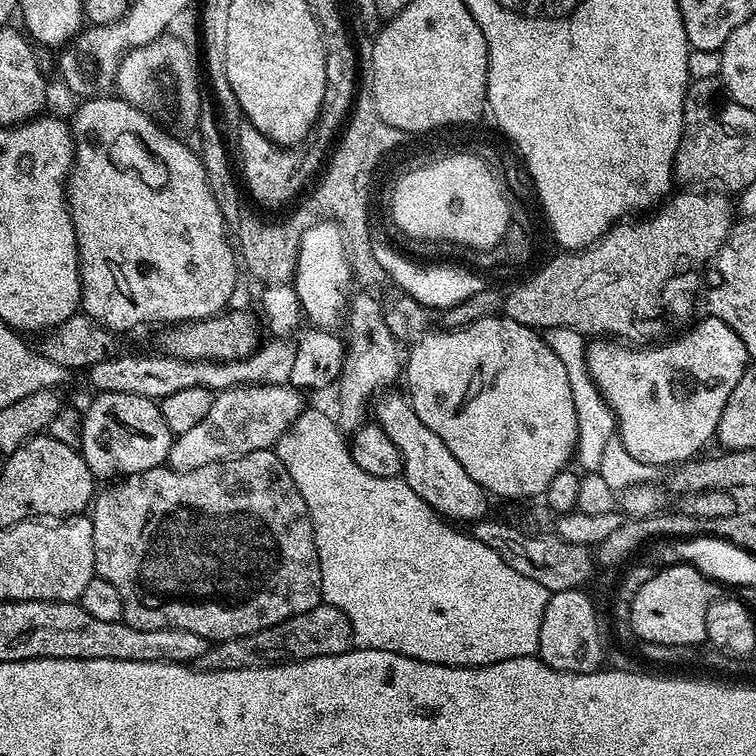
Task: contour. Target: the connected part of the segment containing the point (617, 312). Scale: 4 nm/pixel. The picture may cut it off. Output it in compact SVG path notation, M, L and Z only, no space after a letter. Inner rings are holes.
M680 190L675 194L669 195L655 210L649 211L647 214L641 215L639 218L625 218L612 225L595 244L587 245L579 250L564 250L553 258L549 264L544 264L529 280L524 280L512 293L504 296L503 315L511 318L514 322L522 322L522 326L527 328L535 328L543 330L548 327L569 327L571 330L578 331L585 338L615 338L620 342L631 342L636 346L651 346L657 342L663 341L665 338L671 337L677 329L668 322L672 322L672 318L668 316L666 308L660 310L662 300L666 302L666 296L660 292L664 288L668 288L670 280L676 278L676 266L680 268L680 260L700 260L705 265L715 257L716 251L722 247L728 233L732 231L734 223L734 215L732 216L732 208L734 212L734 204L732 204L727 195L723 192L713 192L711 190Z

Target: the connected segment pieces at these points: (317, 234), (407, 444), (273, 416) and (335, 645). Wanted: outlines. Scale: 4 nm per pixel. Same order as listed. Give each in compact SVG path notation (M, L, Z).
M312 222L300 239L296 259L294 287L300 300L301 313L309 325L327 330L335 329L336 314L346 308L344 287L352 280L352 268L348 265L348 254L344 250L346 236L335 222Z
M385 391L375 401L374 420L382 426L382 430L386 430L386 434L390 434L390 442L398 446L404 463L402 478L410 486L410 490L414 490L418 498L425 500L449 522L475 522L485 519L489 515L489 493L478 486L478 482L474 482L474 478L470 478L466 470L462 470L462 462L458 462L458 458L454 458L454 454L446 450L446 442L442 442L442 438L438 438L438 434L434 434L434 430L430 430L426 422L418 418L418 414L414 414L414 406L407 395L400 393L399 396L394 391Z
M240 385L214 395L210 414L198 426L175 437L170 446L167 467L177 472L198 470L210 462L232 460L254 450L275 447L282 434L300 417L306 407L303 393L288 385Z
M322 602L306 614L286 618L286 622L266 626L254 634L235 636L213 643L206 650L206 654L202 654L194 661L194 667L198 672L269 668L275 664L296 664L300 660L310 658L337 656L352 647L352 627L346 614L338 606Z

